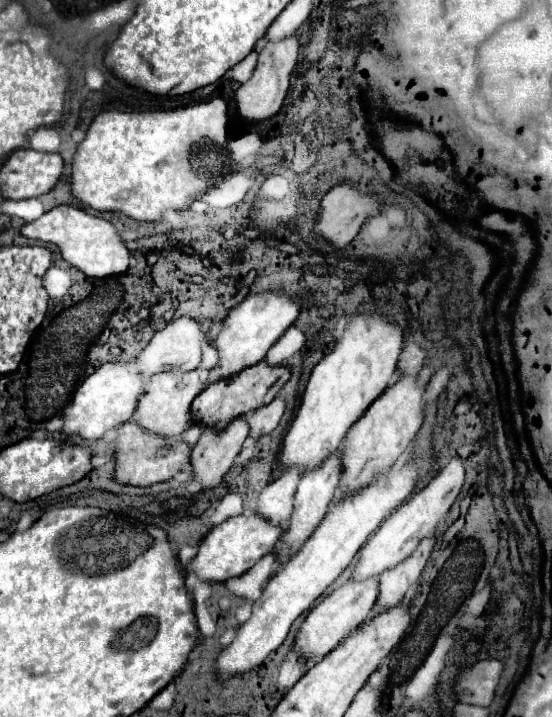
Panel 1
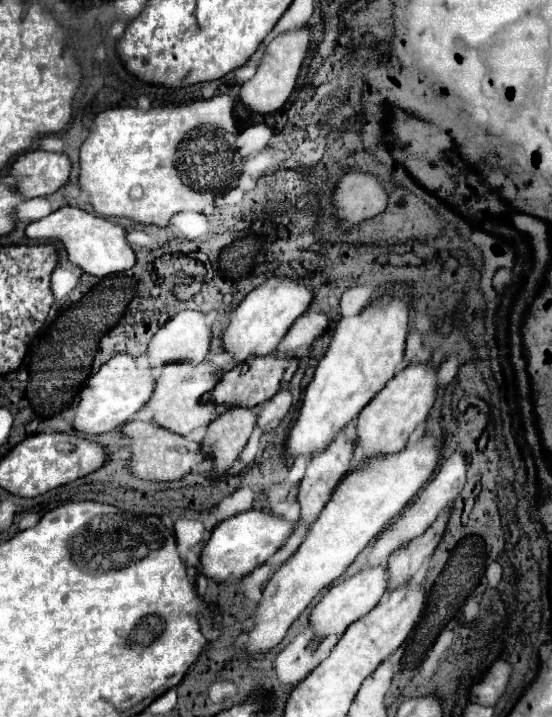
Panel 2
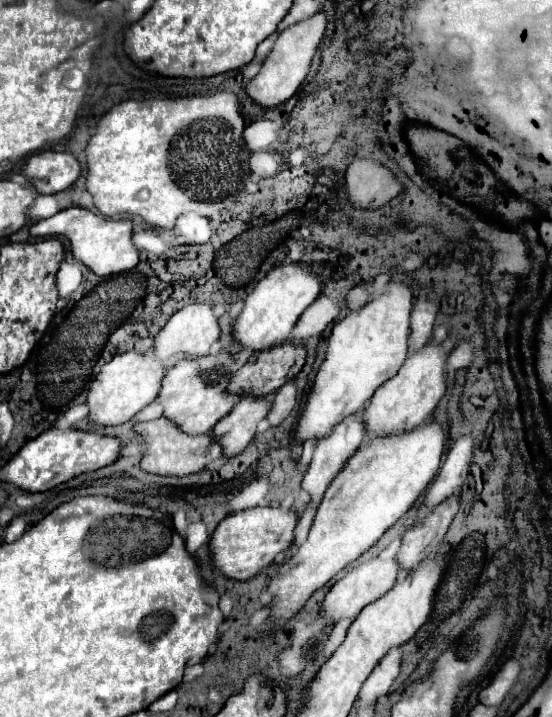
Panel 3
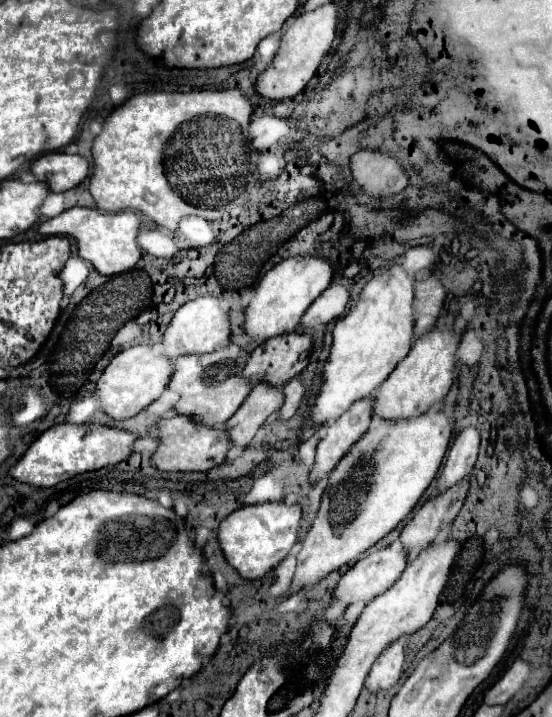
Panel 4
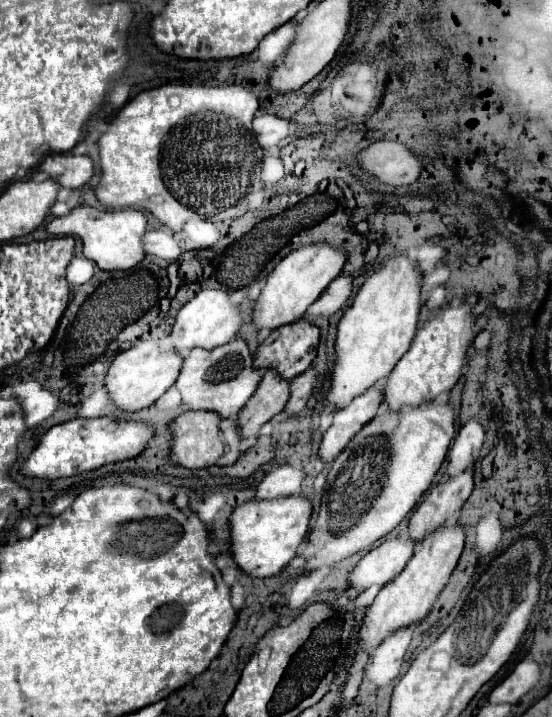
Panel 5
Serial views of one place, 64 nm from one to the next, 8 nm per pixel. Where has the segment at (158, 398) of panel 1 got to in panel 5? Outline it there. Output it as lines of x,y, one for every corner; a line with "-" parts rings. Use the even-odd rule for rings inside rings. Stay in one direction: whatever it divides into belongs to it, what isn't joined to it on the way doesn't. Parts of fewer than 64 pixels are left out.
232,340
214,350
194,348
182,362
180,376
176,378
176,388
182,394
182,404
190,410
208,410
218,416
236,416
240,408
248,402
262,380
262,370
252,368
252,354
244,340

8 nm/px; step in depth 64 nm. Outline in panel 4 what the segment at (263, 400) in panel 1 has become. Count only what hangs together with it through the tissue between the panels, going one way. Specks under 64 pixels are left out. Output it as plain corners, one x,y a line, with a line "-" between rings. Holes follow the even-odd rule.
302,332
276,336
260,344
246,362
244,378
282,386
296,378
310,360
312,338

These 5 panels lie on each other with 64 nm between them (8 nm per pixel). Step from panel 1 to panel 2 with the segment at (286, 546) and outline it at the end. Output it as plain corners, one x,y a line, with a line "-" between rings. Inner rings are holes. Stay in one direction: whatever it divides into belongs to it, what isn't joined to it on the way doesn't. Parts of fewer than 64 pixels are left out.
348,428
344,432
340,432
336,436
336,440
322,454
312,456
312,462
306,468
306,474
304,474
300,488
298,488
298,504
300,504
298,526
306,526
306,530
308,530
316,522
316,516
320,516
324,504
328,502
328,496
332,496
332,488
336,488
336,484
350,470
352,456
354,456
354,436
352,436
352,430
348,430

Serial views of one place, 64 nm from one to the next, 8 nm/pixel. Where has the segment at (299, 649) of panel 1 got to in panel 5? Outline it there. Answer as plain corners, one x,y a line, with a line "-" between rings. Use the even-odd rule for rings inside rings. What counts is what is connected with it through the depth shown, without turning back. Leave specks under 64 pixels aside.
408,536
384,540
372,552
368,552
348,574
348,586
356,588
358,594
362,594
370,586
388,584
404,570
406,562
412,558
412,550
414,544

